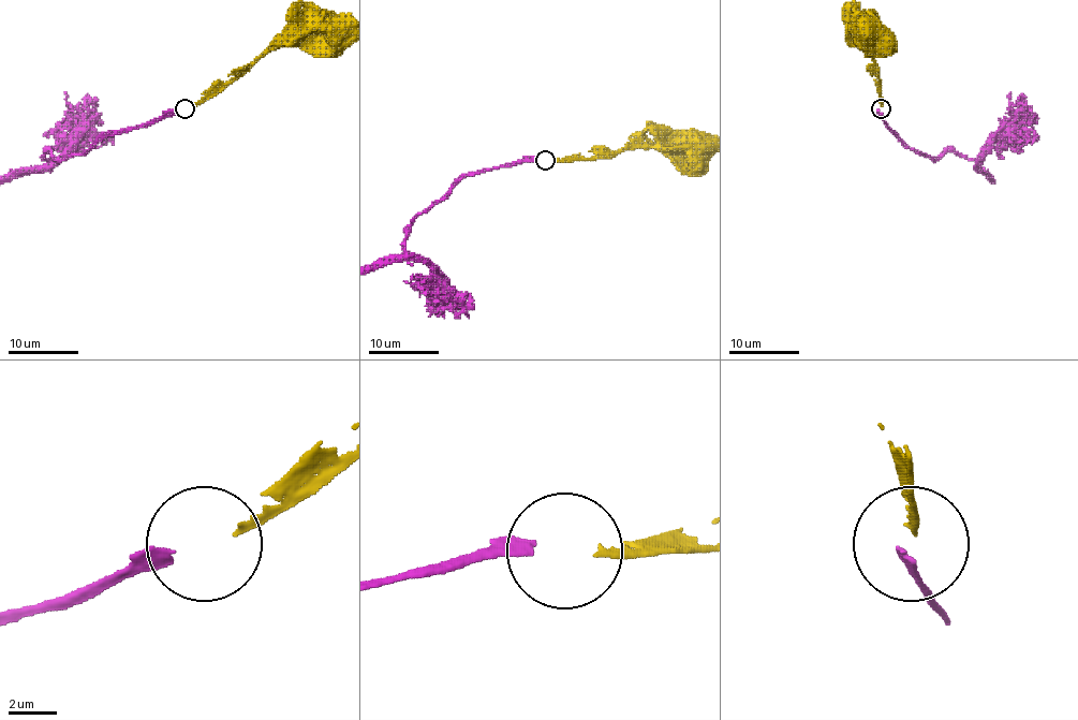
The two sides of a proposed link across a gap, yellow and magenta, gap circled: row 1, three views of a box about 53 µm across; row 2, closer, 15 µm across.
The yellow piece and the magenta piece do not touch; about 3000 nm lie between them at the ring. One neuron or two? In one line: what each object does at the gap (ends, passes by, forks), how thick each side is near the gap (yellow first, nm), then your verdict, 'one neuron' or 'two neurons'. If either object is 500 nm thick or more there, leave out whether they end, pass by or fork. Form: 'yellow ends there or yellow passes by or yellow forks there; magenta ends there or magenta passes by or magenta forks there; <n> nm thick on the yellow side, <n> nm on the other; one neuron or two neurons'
yellow ends there; magenta ends there; 240 nm thick on the yellow side, 320 nm on the other; one neuron

